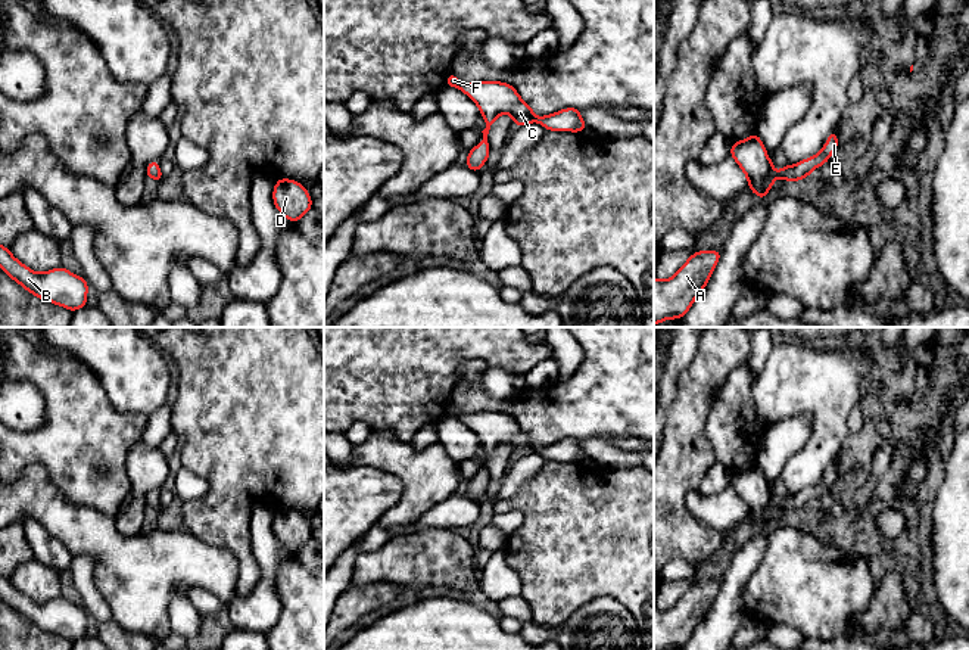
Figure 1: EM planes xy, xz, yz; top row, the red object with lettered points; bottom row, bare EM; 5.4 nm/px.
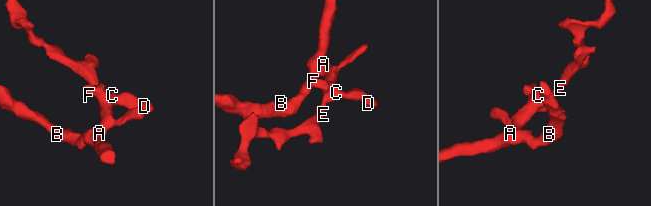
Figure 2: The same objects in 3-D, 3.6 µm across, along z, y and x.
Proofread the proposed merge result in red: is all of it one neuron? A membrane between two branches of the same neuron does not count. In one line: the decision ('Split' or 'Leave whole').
Leave whole

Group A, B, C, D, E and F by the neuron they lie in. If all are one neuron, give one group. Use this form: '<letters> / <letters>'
A B C D E F

